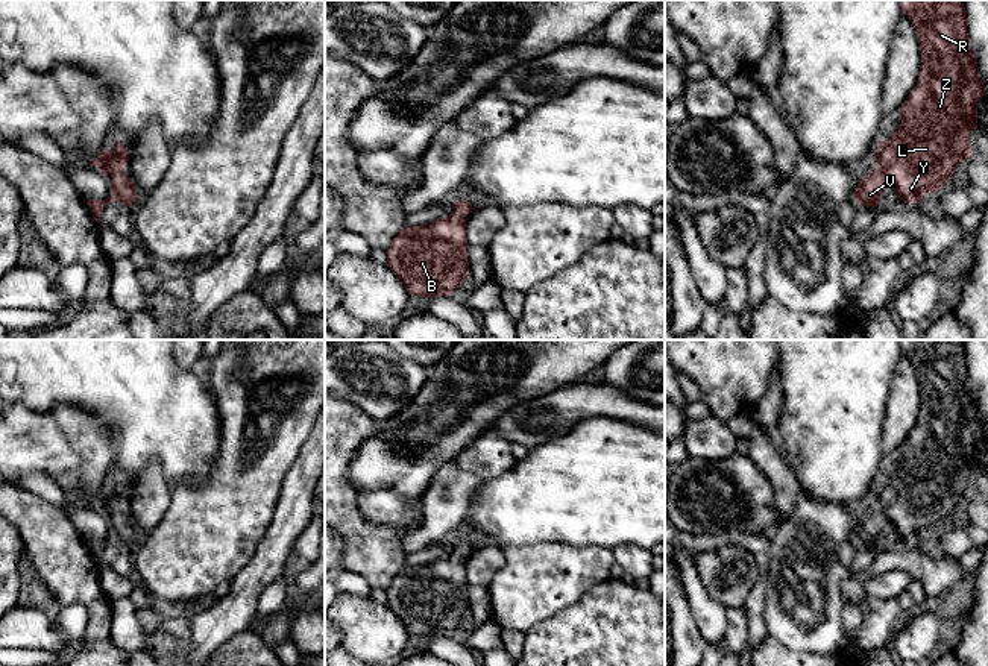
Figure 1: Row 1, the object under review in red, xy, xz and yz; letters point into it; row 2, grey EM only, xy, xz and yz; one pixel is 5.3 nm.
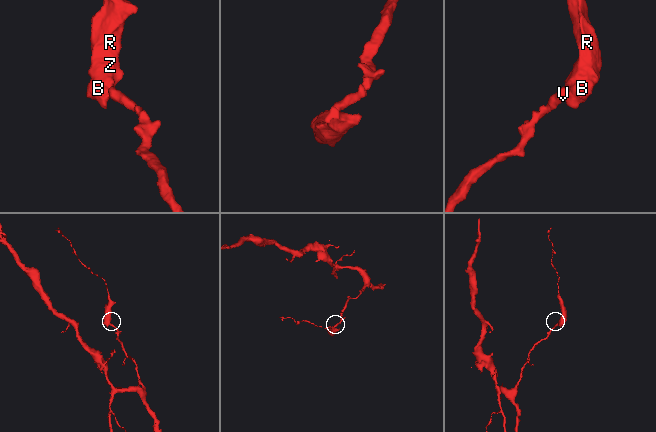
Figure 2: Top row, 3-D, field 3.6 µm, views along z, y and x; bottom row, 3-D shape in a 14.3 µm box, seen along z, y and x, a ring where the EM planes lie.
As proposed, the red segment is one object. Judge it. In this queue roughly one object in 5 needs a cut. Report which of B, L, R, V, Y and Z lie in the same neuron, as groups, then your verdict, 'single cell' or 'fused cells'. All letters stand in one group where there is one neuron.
B L R V Y Z | single cell

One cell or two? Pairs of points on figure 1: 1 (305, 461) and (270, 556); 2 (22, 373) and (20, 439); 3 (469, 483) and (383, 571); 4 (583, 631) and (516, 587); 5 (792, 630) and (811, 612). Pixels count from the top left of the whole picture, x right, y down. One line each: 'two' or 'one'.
1: one
2: two
3: two
4: two
5: one

